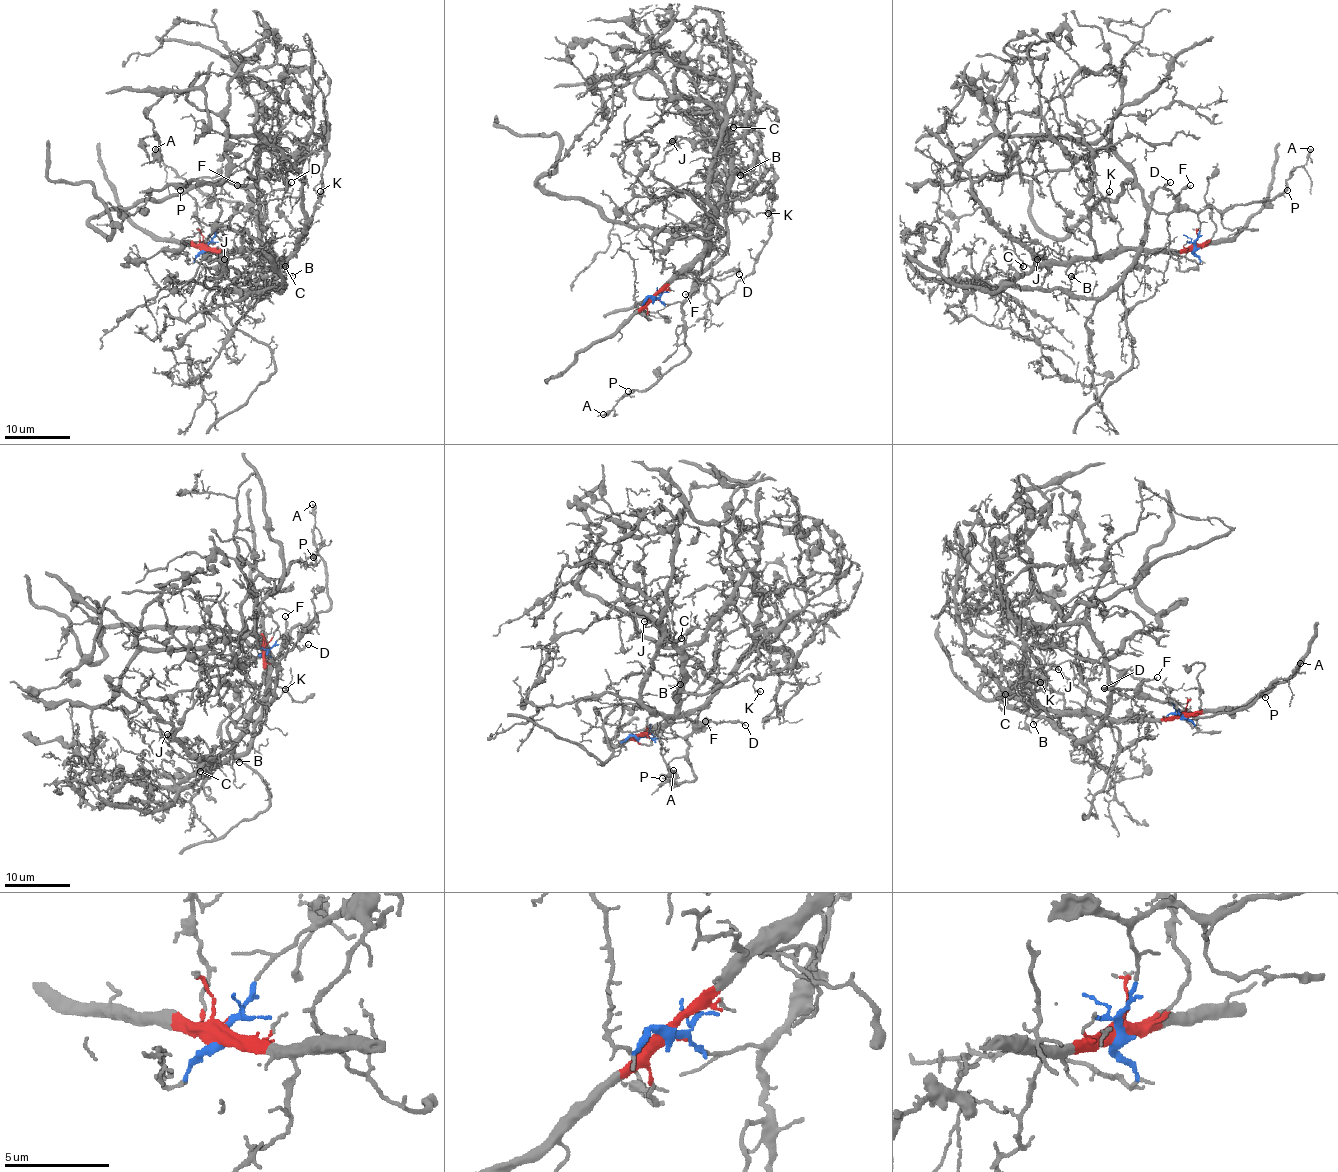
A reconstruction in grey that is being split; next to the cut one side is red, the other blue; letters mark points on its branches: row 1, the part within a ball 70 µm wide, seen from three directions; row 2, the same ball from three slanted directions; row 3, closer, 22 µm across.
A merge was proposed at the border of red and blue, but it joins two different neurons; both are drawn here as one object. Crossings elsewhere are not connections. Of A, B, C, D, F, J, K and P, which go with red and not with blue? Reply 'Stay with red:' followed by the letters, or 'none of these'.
Stay with red: B, C, J, K

